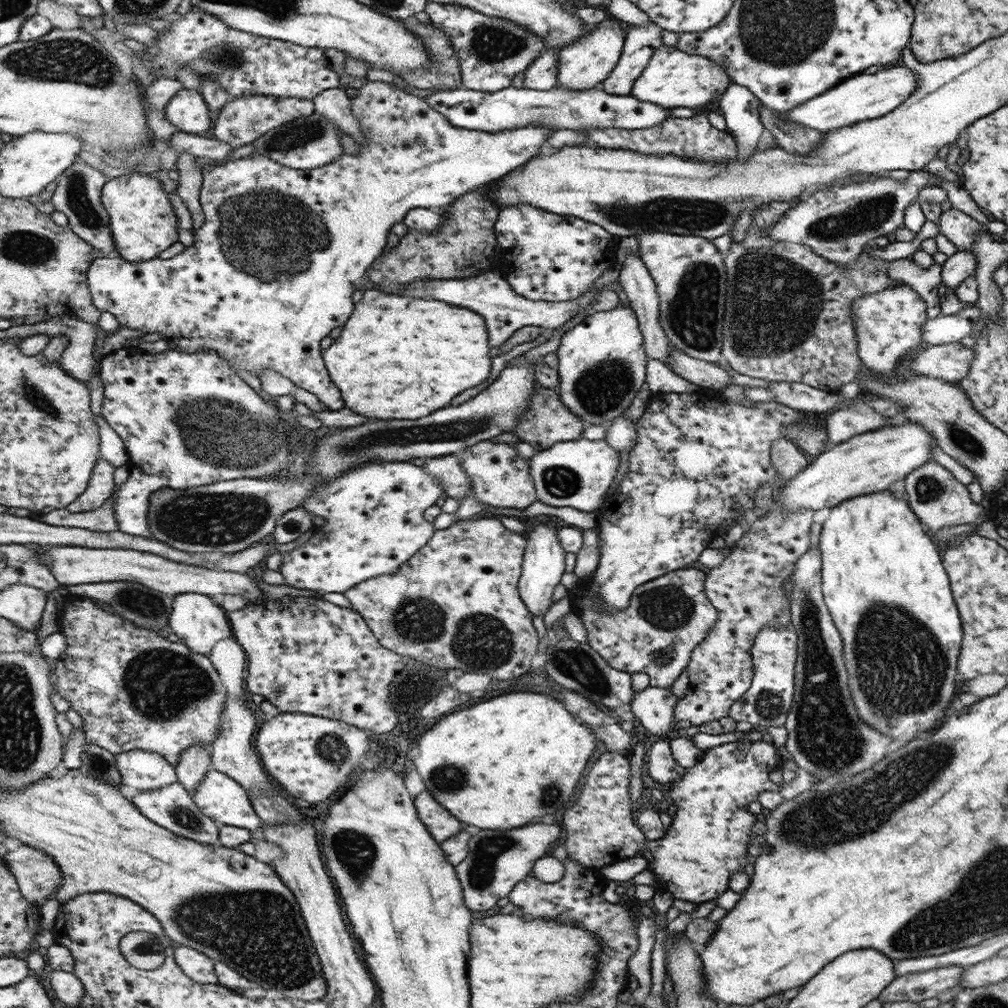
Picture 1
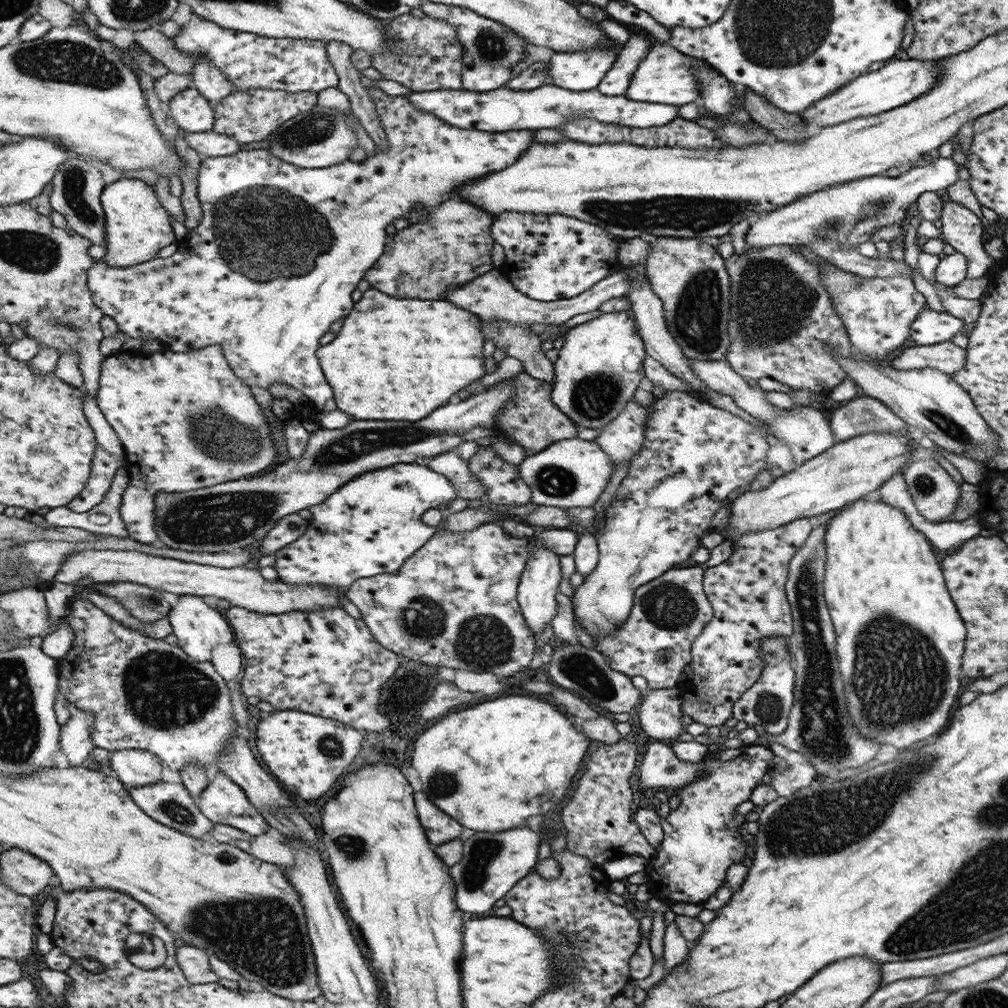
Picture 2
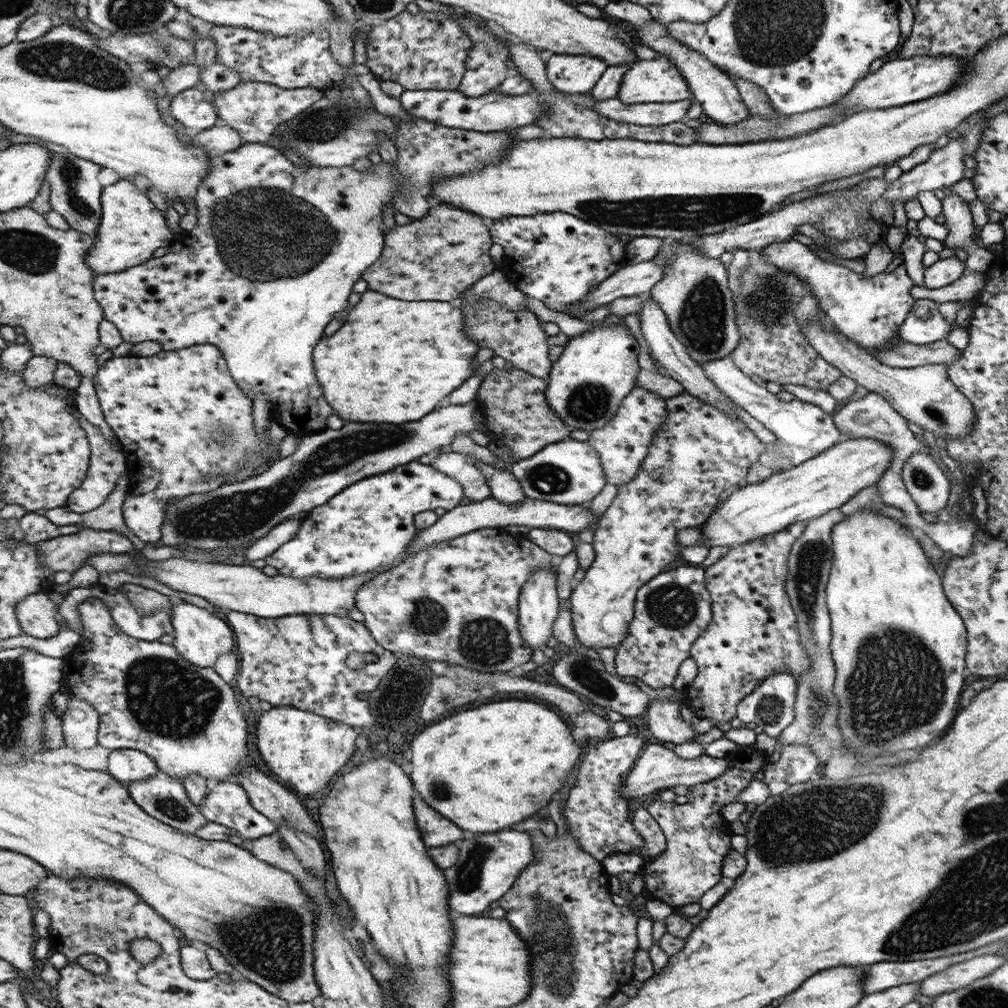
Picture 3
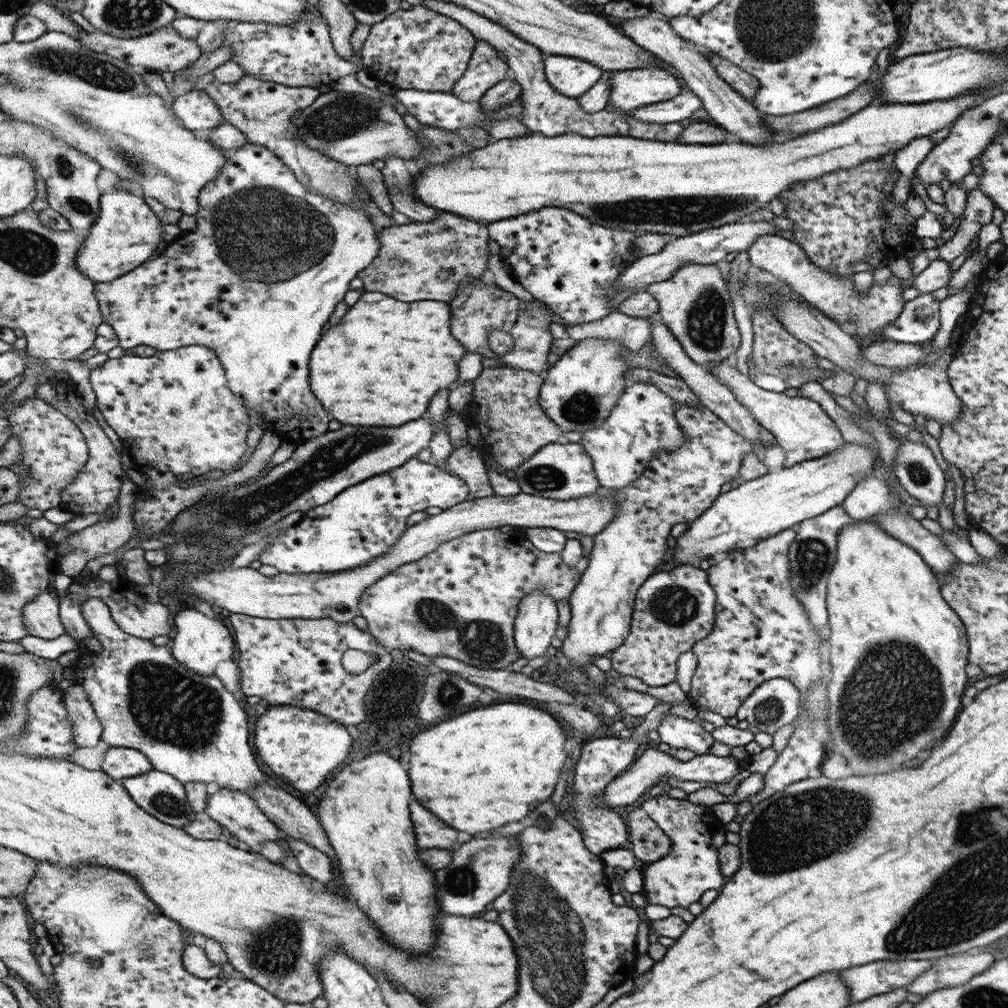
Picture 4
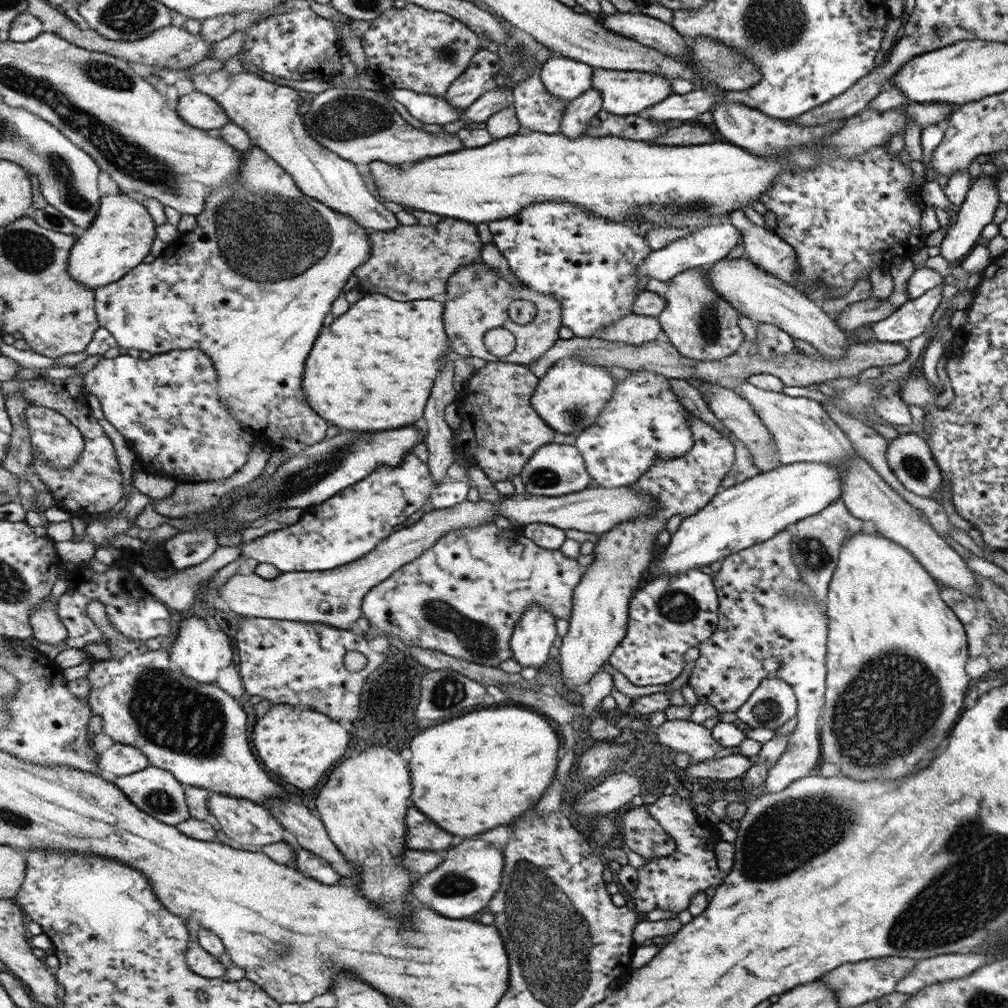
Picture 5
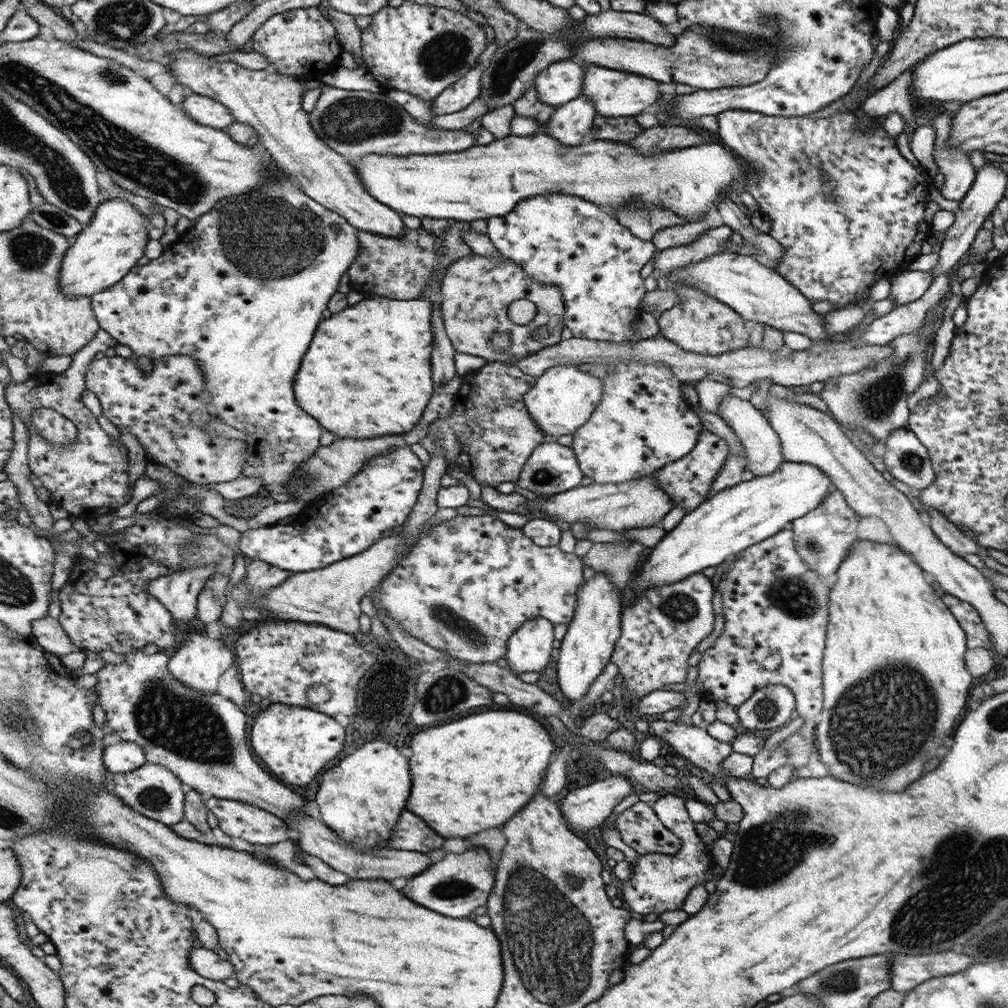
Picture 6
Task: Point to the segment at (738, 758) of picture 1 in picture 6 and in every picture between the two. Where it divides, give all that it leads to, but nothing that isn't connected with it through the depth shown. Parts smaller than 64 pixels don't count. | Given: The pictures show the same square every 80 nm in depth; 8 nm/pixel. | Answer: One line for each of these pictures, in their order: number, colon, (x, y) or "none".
2: (701, 841)
3: (697, 838)
4: (692, 866)
5: (669, 882)
6: (658, 883)

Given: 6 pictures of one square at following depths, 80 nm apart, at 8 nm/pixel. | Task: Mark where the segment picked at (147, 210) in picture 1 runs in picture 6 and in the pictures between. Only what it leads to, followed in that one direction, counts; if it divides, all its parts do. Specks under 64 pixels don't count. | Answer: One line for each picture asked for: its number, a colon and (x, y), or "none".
2: (137, 227)
3: (131, 228)
4: (127, 232)
5: (119, 239)
6: (100, 255)

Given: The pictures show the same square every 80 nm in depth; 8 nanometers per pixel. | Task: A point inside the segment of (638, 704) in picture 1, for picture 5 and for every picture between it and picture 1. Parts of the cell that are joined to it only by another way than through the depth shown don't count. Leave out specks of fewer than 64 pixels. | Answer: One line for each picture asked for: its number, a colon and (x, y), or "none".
2: (660, 711)
3: (664, 722)
4: (678, 732)
5: (685, 736)

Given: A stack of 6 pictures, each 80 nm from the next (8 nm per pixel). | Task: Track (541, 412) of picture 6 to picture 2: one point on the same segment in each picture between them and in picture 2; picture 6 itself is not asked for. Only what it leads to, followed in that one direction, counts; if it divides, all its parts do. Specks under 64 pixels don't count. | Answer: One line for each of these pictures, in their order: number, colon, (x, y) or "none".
2: (599, 368)
3: (596, 371)
4: (580, 390)
5: (573, 393)

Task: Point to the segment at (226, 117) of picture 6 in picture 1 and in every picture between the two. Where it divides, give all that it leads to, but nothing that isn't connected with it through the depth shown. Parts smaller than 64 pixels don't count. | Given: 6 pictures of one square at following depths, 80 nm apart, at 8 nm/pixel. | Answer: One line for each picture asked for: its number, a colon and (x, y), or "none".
1: (186, 110)
2: (189, 109)
3: (188, 107)
4: (196, 110)
5: (197, 108)

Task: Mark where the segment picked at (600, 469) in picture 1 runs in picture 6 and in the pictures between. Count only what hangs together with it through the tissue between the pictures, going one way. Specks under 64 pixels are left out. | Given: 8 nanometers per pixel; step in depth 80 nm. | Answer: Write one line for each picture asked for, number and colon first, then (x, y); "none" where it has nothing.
2: (573, 472)
3: (571, 472)
4: (559, 471)
5: (556, 469)
6: (552, 468)

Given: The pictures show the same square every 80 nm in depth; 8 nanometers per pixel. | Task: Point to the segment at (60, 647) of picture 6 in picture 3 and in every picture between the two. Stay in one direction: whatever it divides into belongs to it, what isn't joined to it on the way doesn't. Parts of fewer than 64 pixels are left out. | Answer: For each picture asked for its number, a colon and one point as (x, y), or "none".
3: (38, 613)
4: (42, 614)
5: (47, 627)

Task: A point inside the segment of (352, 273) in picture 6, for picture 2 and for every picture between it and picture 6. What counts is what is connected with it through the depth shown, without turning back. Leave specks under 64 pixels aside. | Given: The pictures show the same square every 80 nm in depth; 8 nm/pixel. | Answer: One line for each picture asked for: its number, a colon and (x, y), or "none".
2: (413, 266)
3: (438, 257)
4: (419, 261)
5: (413, 263)

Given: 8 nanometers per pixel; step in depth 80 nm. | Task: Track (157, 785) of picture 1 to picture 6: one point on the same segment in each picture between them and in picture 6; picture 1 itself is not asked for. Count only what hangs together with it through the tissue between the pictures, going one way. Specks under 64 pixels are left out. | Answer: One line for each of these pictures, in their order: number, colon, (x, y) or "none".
2: (136, 768)
3: (127, 765)
4: (121, 763)
5: (121, 759)
6: (125, 756)

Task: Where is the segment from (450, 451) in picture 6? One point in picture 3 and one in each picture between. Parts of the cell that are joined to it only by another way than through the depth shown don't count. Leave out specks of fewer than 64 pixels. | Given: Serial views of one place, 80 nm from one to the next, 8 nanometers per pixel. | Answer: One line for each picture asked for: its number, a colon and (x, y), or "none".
3: (517, 413)
4: (505, 407)
5: (500, 431)

